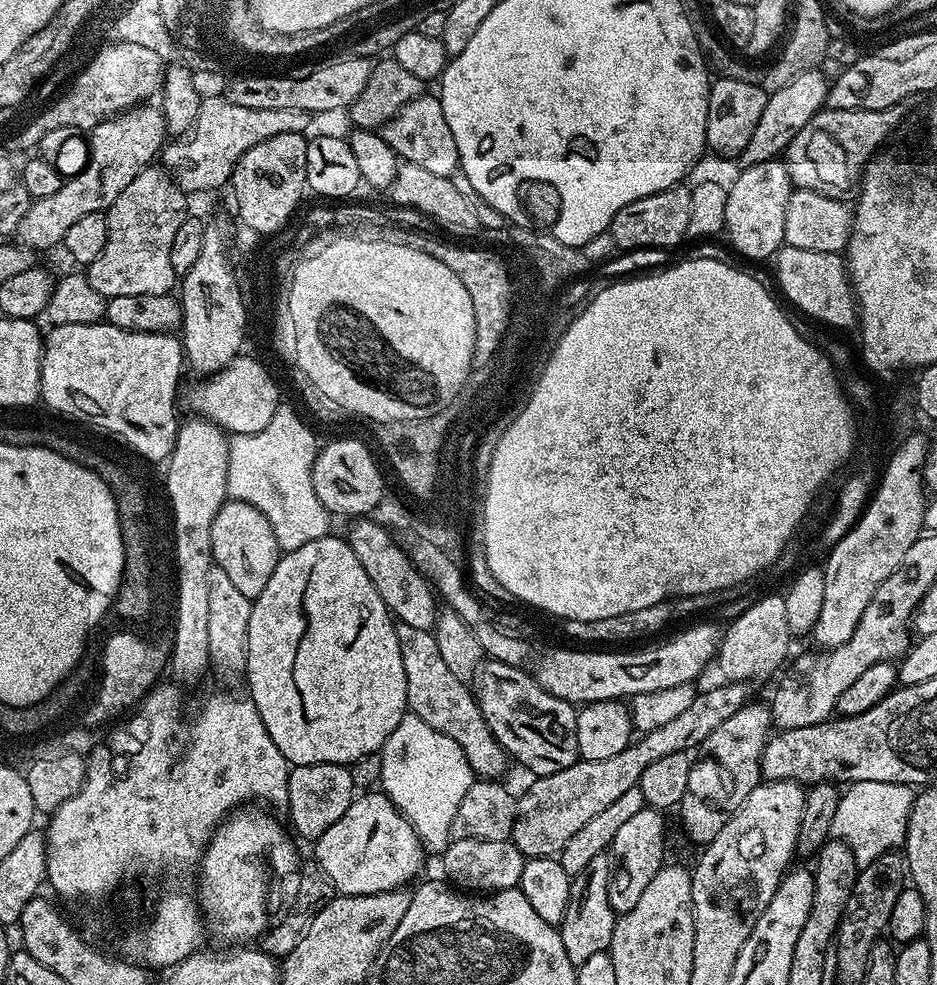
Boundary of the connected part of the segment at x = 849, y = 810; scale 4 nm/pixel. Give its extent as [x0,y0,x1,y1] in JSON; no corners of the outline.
[831,782,916,869]

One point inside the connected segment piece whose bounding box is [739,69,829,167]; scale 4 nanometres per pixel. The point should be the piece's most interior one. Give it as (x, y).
(787, 110)

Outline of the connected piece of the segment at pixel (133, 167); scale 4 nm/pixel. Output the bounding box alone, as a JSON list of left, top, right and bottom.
[15,104,168,252]

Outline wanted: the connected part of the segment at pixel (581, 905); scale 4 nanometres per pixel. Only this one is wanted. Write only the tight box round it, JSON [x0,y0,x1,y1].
[558,854,618,965]

